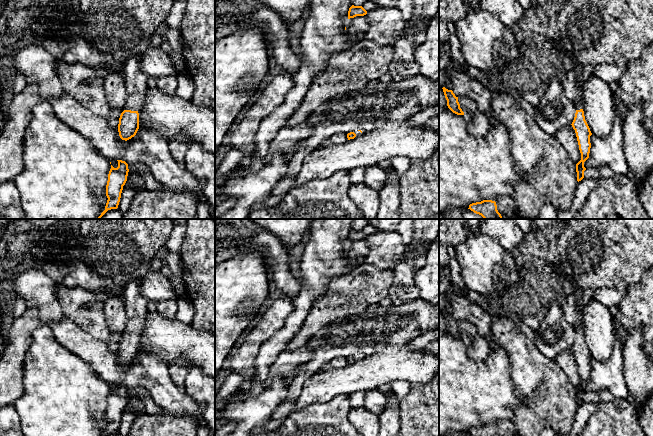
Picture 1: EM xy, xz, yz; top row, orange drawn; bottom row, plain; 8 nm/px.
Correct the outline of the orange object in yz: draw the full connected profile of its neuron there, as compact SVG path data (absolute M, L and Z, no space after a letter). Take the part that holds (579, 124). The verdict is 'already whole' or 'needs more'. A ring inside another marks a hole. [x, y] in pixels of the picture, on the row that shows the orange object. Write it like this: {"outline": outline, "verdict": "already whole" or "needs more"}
{"outline": "M580 96L574 104L576 106L576 113L571 125L575 130L581 153L581 160L576 164L577 181L579 182L584 178L584 171L586 170L584 162L589 158L591 148L590 136L592 133L585 120L582 96Z", "verdict": "needs more"}

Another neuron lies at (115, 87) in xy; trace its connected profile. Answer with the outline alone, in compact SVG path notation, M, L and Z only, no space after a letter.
M123 72L110 74L104 82L106 97L111 105L112 113L107 118L110 127L118 127L119 115L126 105L129 89Z

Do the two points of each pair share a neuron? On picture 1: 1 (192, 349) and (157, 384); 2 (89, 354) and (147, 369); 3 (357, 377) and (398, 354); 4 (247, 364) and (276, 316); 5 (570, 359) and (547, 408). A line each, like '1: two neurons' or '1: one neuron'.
1: two neurons
2: one neuron
3: one neuron
4: one neuron
5: two neurons

